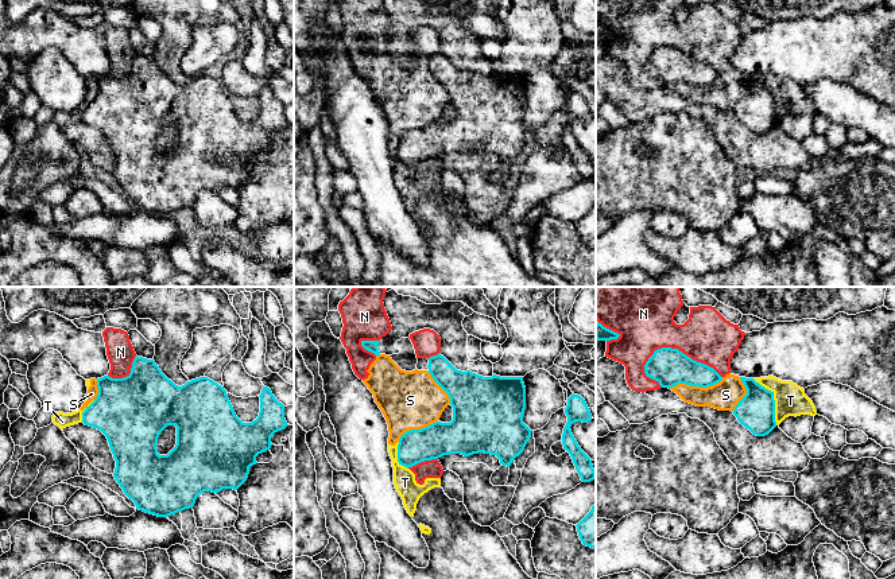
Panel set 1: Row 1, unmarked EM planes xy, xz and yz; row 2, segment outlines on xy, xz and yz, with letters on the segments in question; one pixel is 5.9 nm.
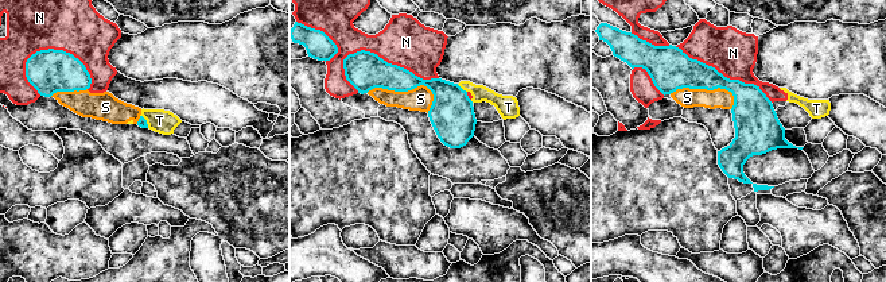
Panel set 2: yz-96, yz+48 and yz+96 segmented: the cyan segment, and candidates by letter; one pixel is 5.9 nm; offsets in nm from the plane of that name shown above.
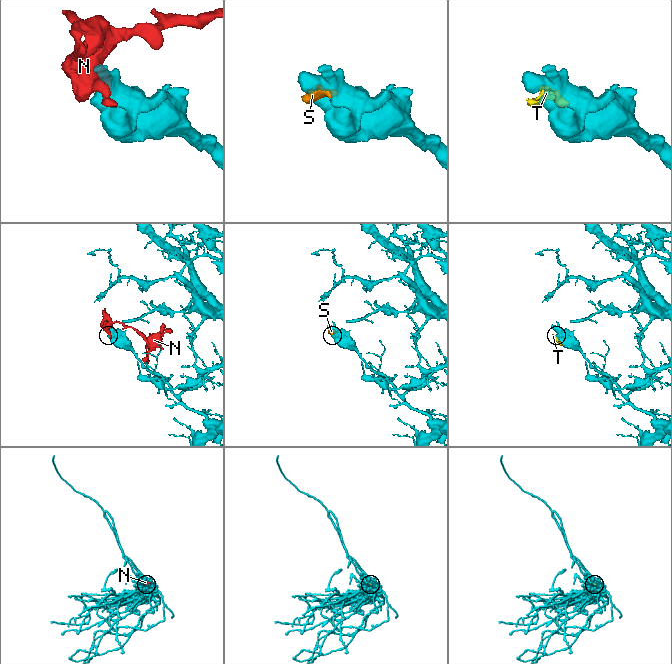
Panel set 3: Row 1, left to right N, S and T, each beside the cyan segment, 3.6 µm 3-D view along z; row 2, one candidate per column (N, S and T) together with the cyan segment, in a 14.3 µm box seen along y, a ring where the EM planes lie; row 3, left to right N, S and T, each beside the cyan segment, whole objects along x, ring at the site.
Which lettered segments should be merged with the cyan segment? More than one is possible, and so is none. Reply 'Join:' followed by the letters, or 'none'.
Join: none

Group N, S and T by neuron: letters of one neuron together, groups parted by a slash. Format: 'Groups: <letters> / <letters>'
Groups: N S T

